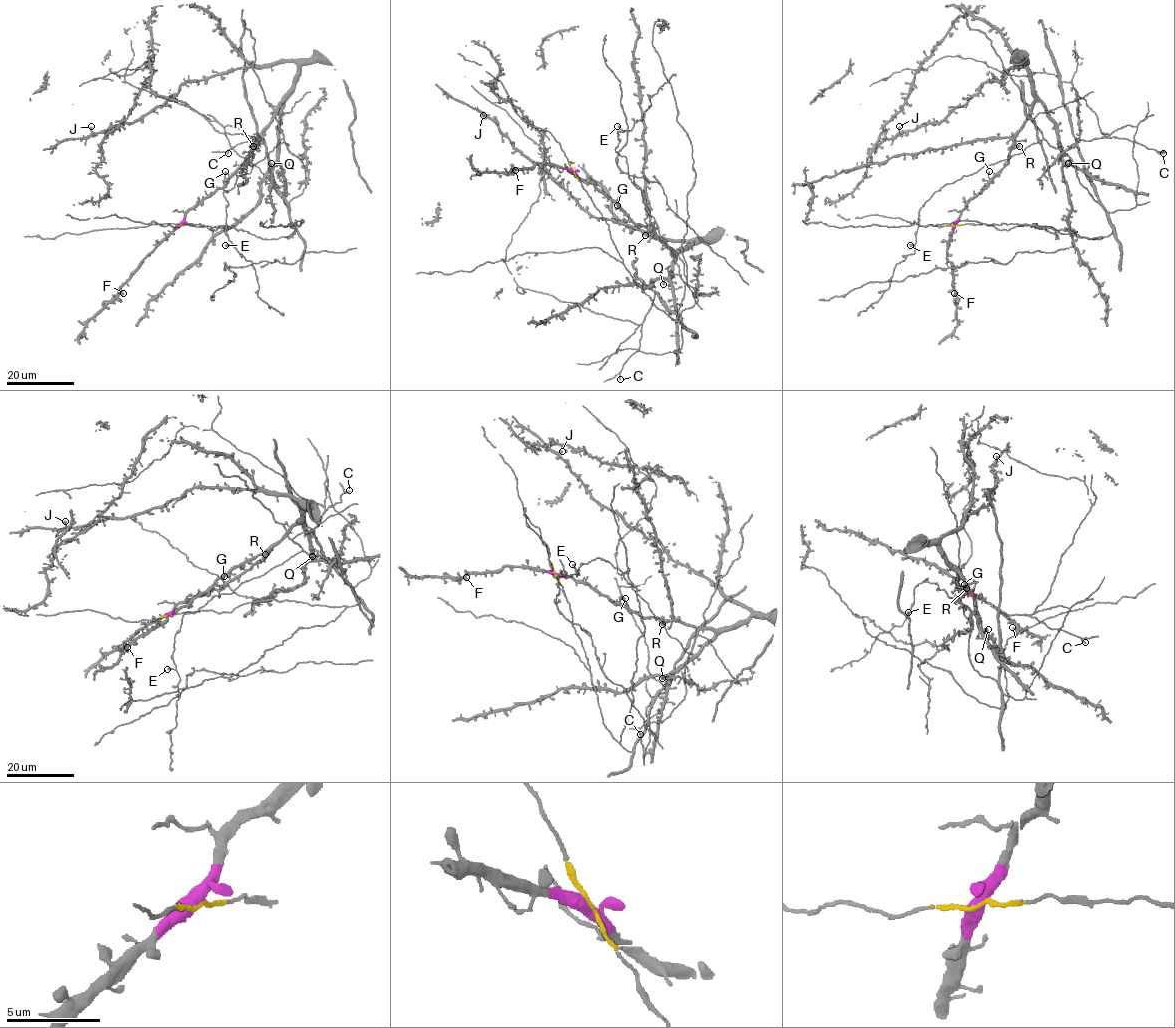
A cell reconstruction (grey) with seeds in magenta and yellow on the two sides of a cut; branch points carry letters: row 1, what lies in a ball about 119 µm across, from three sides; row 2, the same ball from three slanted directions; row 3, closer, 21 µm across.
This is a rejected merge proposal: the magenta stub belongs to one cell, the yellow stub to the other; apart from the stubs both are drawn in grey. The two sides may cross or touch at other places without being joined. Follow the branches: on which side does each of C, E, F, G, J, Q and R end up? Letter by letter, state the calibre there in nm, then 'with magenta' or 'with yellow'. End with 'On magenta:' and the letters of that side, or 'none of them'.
C: 200 nm | with yellow
E: 400 nm | with yellow
F: 340 nm | with magenta
G: 320 nm | with magenta
J: 440 nm | with magenta
Q: 480 nm | with magenta
R: 550 nm | with magenta
On magenta: F, G, J, Q, R

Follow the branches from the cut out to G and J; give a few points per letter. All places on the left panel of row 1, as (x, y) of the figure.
G: (180, 225), (190, 210), (223, 185), (225, 171)
J: (180, 225), (243, 164), (297, 65), (249, 65), (187, 80), (132, 122), (98, 132), (91, 126)

